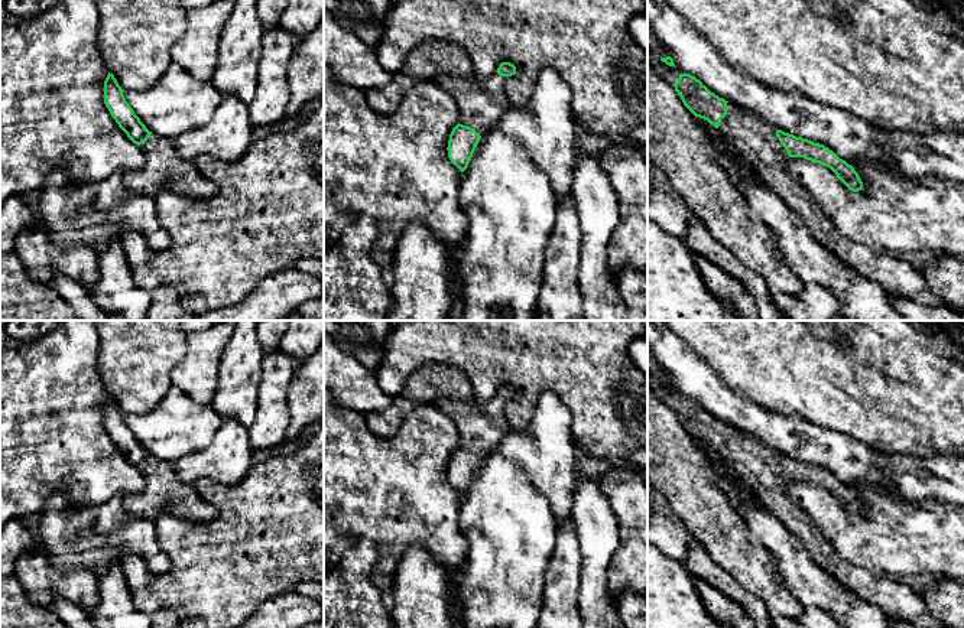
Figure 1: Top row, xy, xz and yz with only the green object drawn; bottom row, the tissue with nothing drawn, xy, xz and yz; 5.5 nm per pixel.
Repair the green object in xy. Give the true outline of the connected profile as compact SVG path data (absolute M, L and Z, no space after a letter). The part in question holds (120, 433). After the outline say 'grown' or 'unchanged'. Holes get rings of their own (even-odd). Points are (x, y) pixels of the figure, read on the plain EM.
M113 397L104 404L104 427L119 450L140 471L145 489L124 494L123 508L133 517L155 521L160 513L169 513L191 523L208 523L218 514L194 485L185 484L175 474L173 463L160 461L146 452L123 419Z; grown

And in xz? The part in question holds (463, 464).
M502 385L494 398L478 403L442 398L436 407L454 422L458 430L458 448L448 463L448 481L461 495L468 491L473 476L489 453L497 450L502 439L513 430L504 416L504 406L516 397L516 390Z; grown

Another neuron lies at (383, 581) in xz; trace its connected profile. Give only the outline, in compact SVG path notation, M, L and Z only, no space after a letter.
M324 388L324 573L360 538L370 538L377 547L373 580L387 601L399 562L413 546L428 550L448 570L449 579L458 580L467 564L468 540L460 525L461 494L451 487L447 474L449 458L458 446L457 426L436 404L415 407L396 436L380 437L369 429L364 413L337 406Z

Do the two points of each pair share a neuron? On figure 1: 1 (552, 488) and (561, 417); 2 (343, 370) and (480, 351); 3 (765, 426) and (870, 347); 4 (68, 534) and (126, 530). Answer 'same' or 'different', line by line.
1: same
2: different
3: different
4: same

